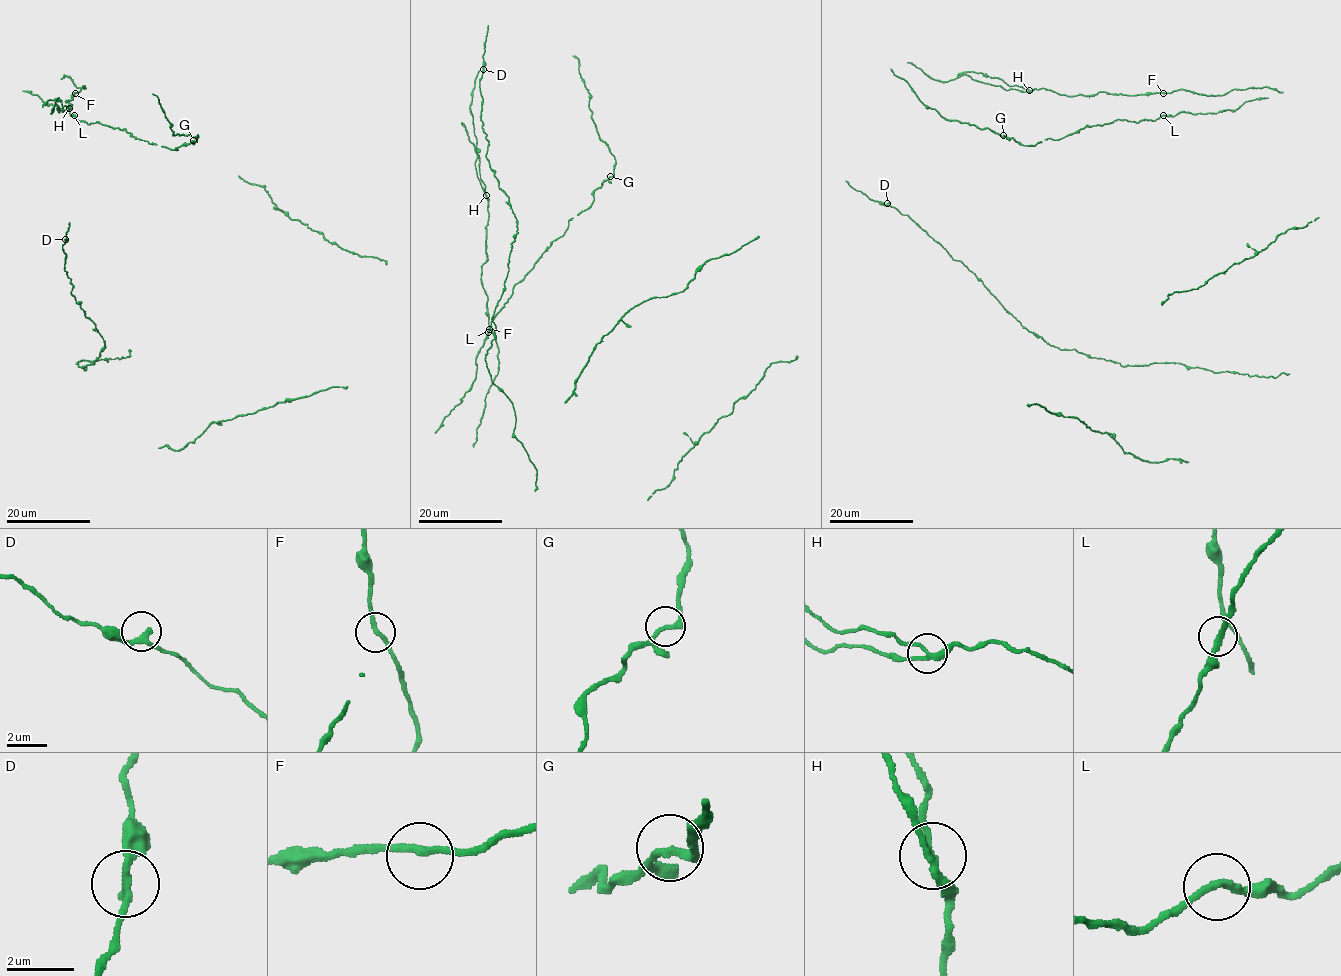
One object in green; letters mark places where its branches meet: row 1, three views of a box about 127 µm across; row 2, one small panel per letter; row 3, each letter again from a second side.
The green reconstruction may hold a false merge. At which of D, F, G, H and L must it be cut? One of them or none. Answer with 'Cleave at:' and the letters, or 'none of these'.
Cleave at: H

